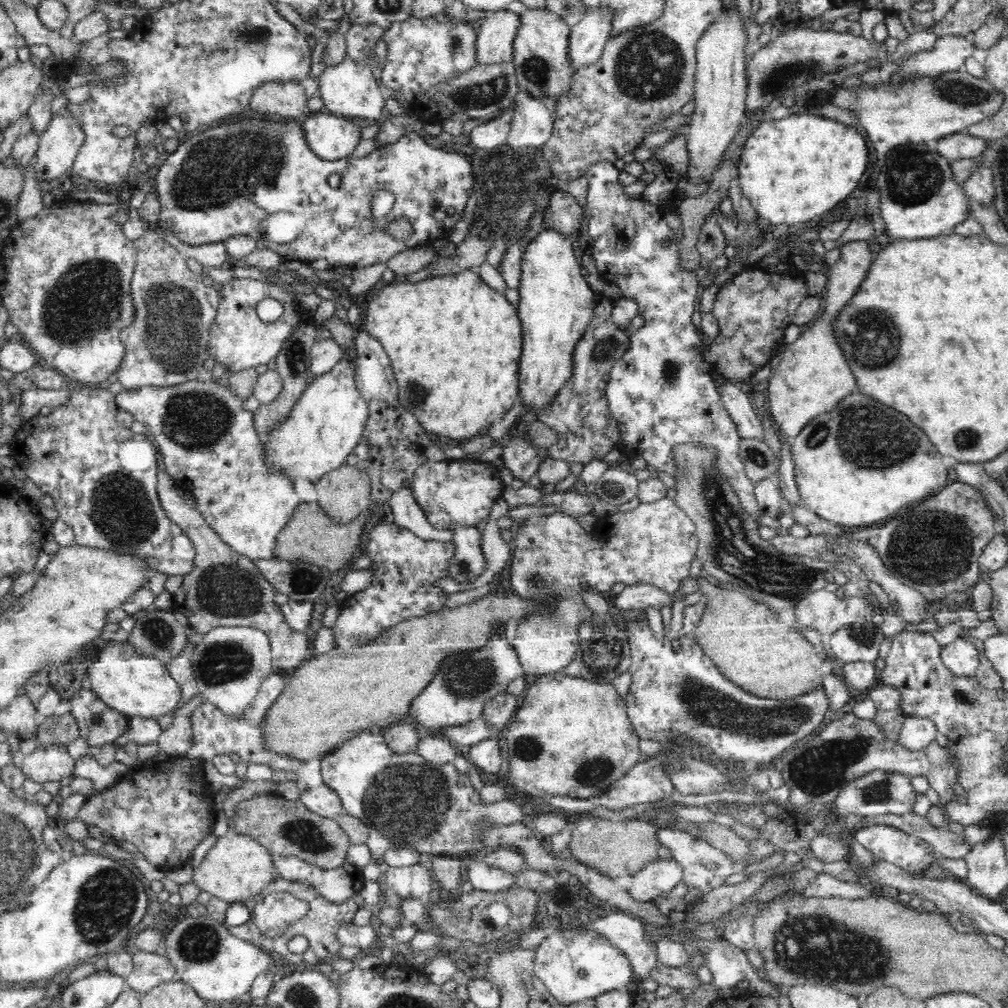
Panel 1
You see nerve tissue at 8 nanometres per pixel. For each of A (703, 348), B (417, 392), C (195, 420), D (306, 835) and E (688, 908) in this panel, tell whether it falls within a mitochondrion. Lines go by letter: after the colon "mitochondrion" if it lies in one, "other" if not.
A: other
B: mitochondrion
C: mitochondrion
D: mitochondrion
E: other

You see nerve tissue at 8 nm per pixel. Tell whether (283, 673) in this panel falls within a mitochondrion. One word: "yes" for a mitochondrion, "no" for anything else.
no

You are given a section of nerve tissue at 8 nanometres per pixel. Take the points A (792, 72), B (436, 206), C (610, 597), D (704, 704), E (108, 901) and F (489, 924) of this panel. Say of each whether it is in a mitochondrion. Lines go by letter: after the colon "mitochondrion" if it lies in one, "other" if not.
A: mitochondrion
B: other
C: other
D: mitochondrion
E: mitochondrion
F: other

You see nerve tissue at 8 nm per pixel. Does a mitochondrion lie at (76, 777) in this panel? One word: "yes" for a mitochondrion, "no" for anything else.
no

